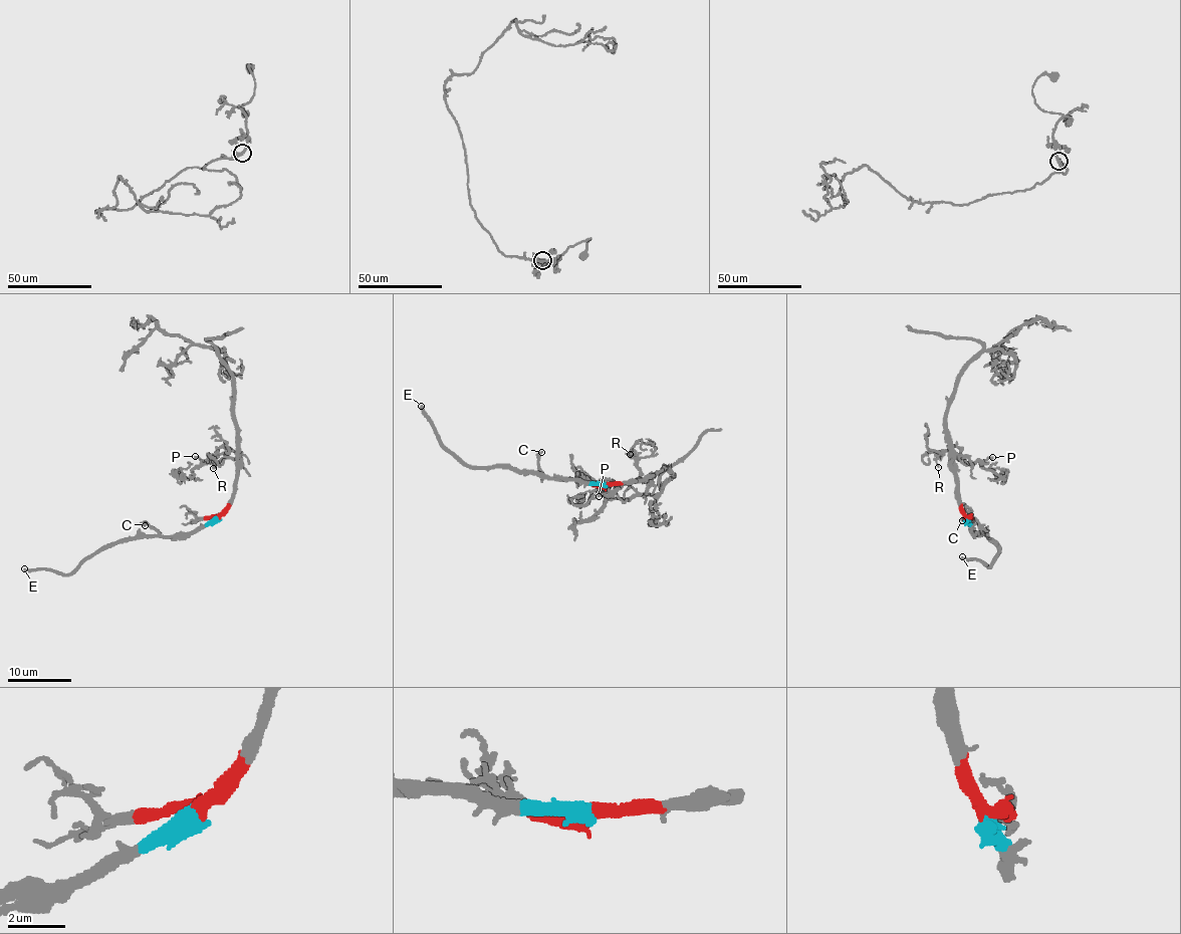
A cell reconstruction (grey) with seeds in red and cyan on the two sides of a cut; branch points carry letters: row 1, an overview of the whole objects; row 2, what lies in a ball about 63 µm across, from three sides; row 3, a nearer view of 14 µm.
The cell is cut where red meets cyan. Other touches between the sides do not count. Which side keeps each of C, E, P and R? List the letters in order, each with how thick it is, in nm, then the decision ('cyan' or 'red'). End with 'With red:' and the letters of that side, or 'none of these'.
C: calibre 160 nm; cyan
E: calibre 280 nm; cyan
P: calibre 170 nm; red
R: calibre 150 nm; red
With red: P, R

